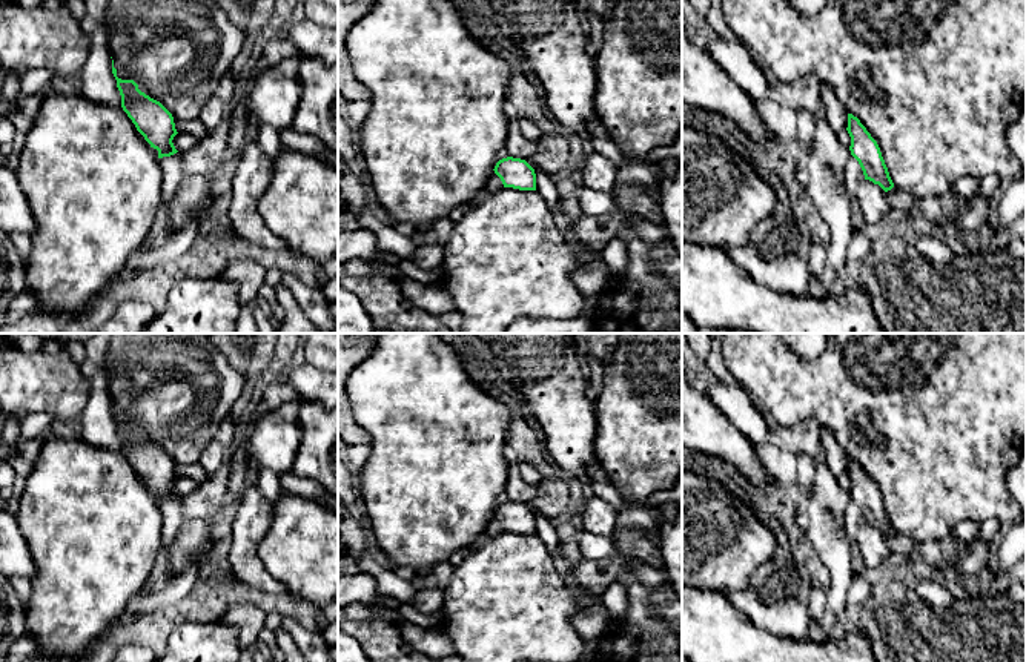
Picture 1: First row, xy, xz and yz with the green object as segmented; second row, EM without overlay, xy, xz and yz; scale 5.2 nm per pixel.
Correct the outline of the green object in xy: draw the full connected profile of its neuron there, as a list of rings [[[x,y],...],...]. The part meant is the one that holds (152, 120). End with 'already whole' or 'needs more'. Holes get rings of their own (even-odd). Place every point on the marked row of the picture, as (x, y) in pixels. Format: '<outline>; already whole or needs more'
[[[114,60],[112,74],[121,95],[123,111],[151,147],[158,151],[158,158],[177,154],[172,140],[178,132],[172,114],[160,101],[141,92],[134,80],[118,78]]]; already whole

